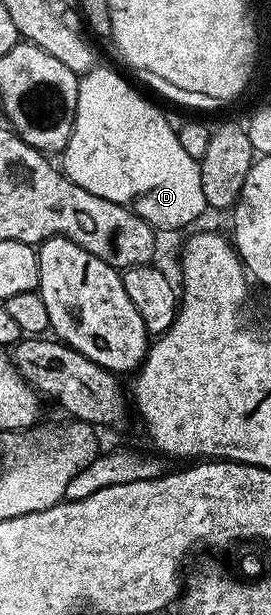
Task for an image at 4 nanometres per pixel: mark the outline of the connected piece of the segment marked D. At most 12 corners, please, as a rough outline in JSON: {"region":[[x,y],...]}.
{"region":[[118,72],[81,74],[62,170],[157,229],[208,203],[177,128]]}

